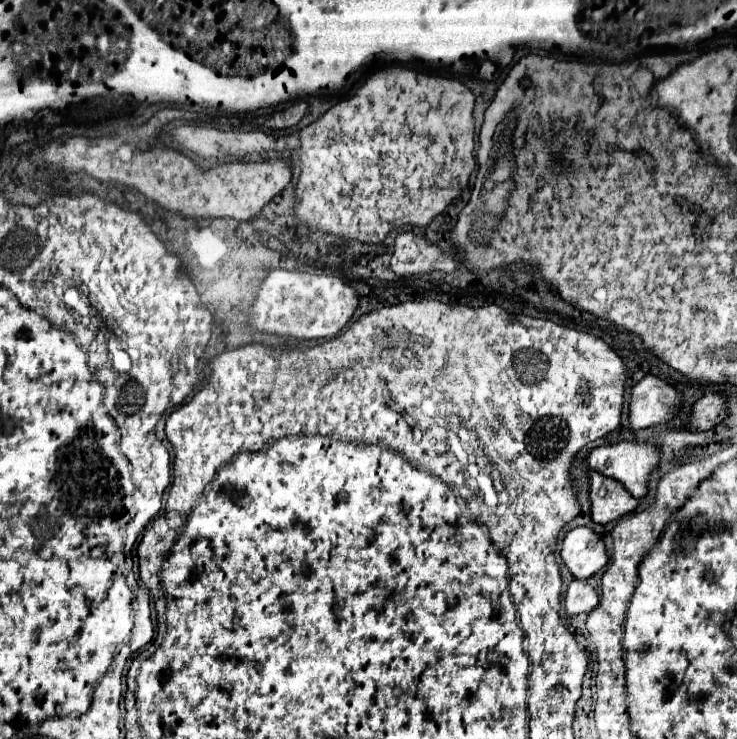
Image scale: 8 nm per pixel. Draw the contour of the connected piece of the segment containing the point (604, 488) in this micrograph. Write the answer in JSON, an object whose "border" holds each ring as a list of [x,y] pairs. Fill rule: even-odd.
{"border":[[[588,473],[590,479],[590,503],[592,503],[592,521],[606,525],[620,519],[638,507],[638,499],[628,497],[628,491],[610,477],[600,473]]]}

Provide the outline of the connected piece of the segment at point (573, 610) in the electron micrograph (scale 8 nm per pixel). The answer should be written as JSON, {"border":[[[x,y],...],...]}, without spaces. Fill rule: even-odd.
{"border":[[[574,579],[568,585],[566,597],[564,597],[564,607],[570,617],[578,615],[578,613],[590,613],[596,605],[598,605],[598,595],[586,581]]]}

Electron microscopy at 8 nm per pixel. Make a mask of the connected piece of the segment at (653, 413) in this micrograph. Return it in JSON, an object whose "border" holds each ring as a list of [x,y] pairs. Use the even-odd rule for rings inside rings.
{"border":[[[646,375],[632,387],[630,395],[630,431],[646,429],[662,421],[670,421],[680,405],[680,393],[654,375]]]}

